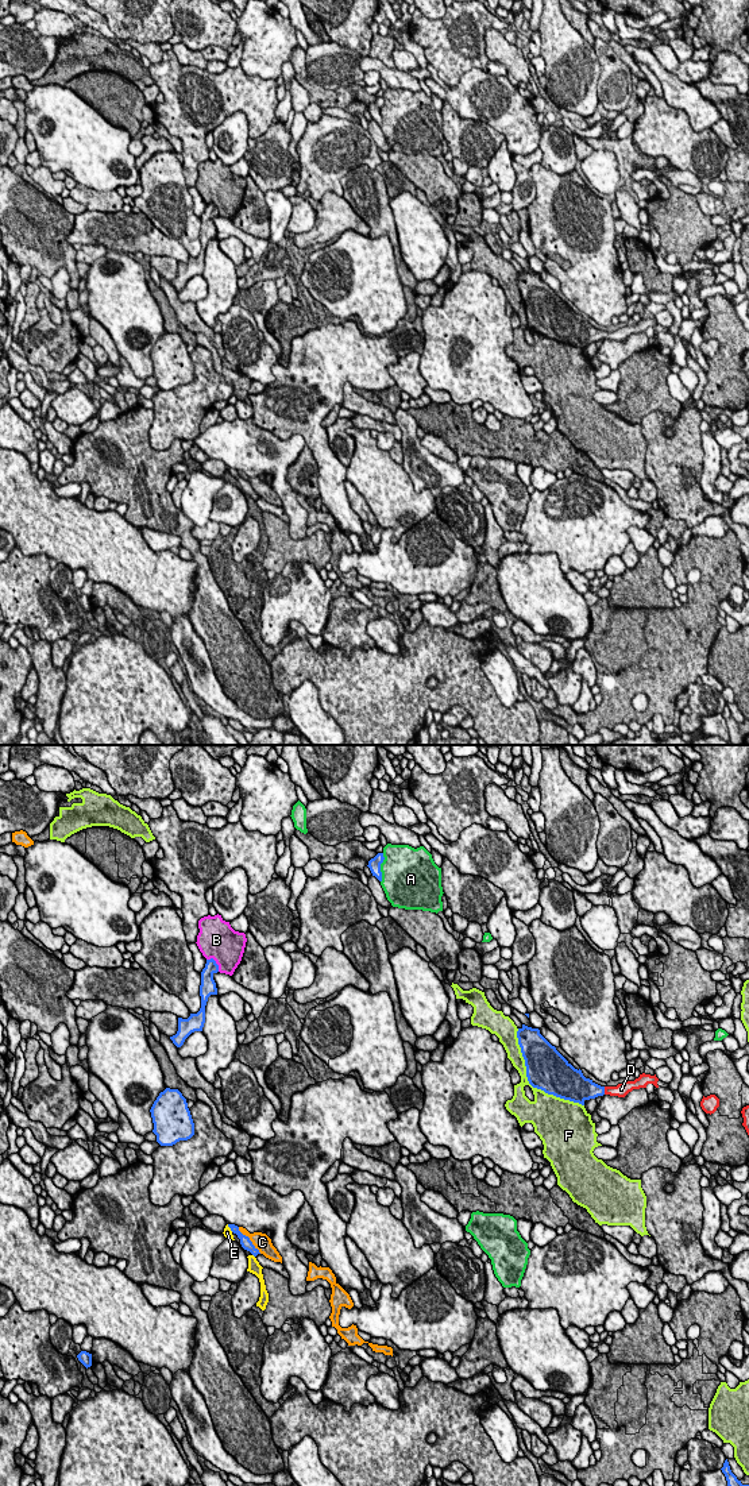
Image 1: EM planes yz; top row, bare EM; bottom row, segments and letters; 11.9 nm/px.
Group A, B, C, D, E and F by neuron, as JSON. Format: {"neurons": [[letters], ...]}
{"neurons": [["A"], ["B"], ["C"], ["D"], ["E"], ["F"]]}

